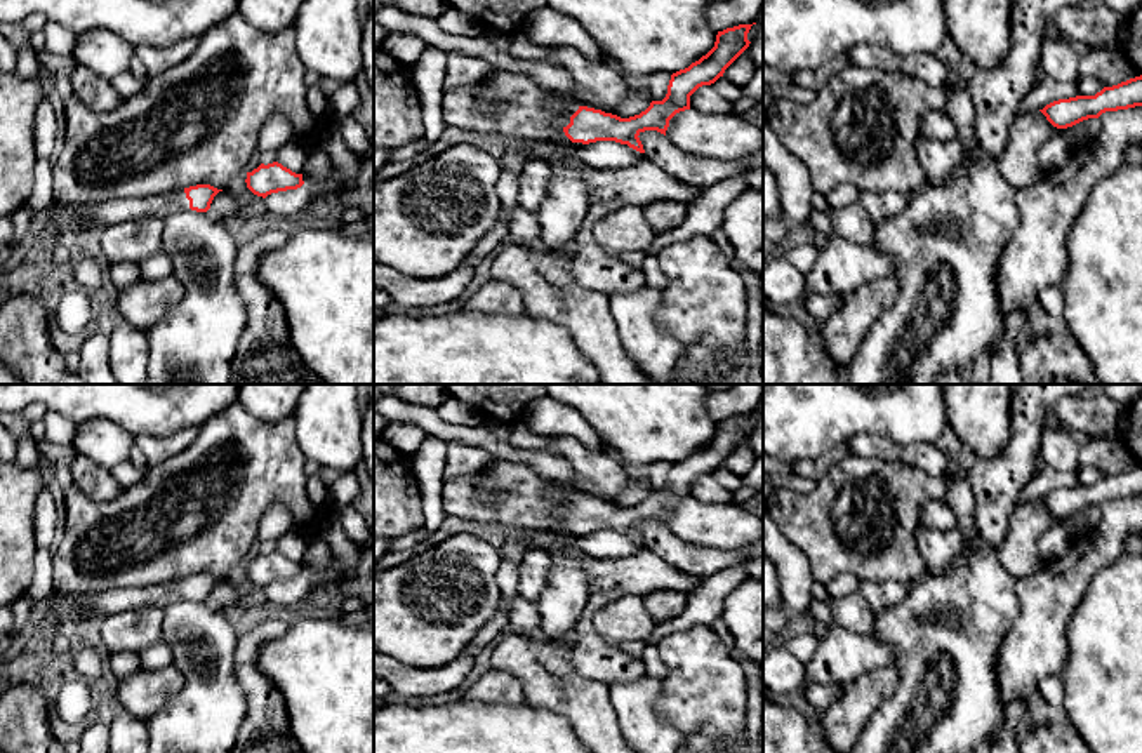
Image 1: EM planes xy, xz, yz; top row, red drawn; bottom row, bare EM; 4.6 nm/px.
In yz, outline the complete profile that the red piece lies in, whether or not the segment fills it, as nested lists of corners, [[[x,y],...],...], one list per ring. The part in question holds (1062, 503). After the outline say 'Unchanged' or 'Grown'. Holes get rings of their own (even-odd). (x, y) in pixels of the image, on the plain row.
[[[1142,464],[1104,476],[1095,485],[1076,485],[1059,489],[1039,499],[1057,518],[1072,516],[1088,508],[1099,508],[1105,501],[1118,501],[1142,496]]]. Unchanged

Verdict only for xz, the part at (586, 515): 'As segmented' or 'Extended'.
Extended

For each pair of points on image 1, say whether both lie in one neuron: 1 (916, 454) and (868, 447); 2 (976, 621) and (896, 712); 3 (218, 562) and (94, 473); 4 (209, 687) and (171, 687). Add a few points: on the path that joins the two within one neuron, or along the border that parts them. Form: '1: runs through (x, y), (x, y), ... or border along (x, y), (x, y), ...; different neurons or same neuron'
1: runs through (904, 453), (880, 447); same neuron
2: runs through (949, 633), (913, 668), (913, 686); same neuron
3: border along (80, 489), (98, 501), (110, 501), (124, 491); different neurons
4: border along (174, 665), (183, 677), (183, 687), (152, 713); different neurons

